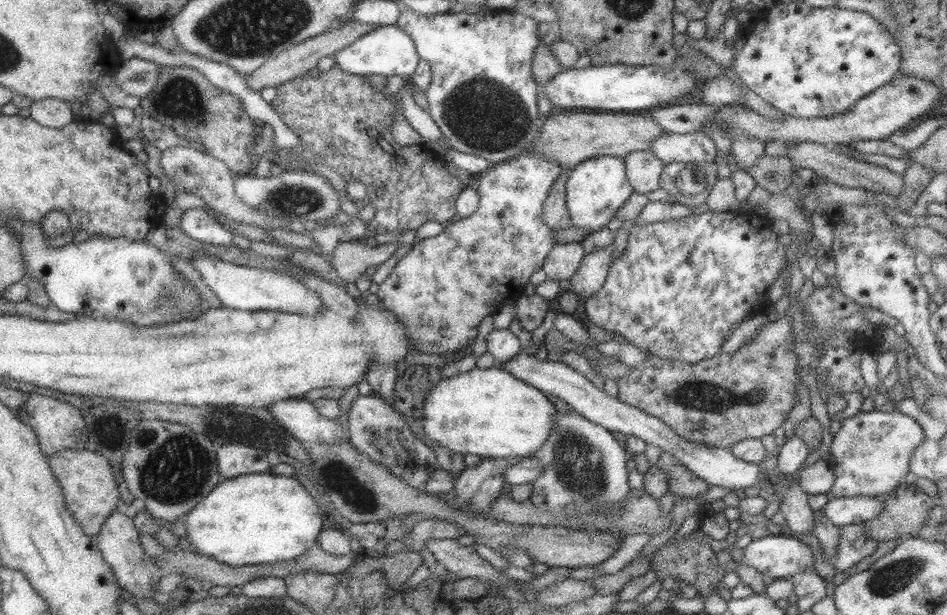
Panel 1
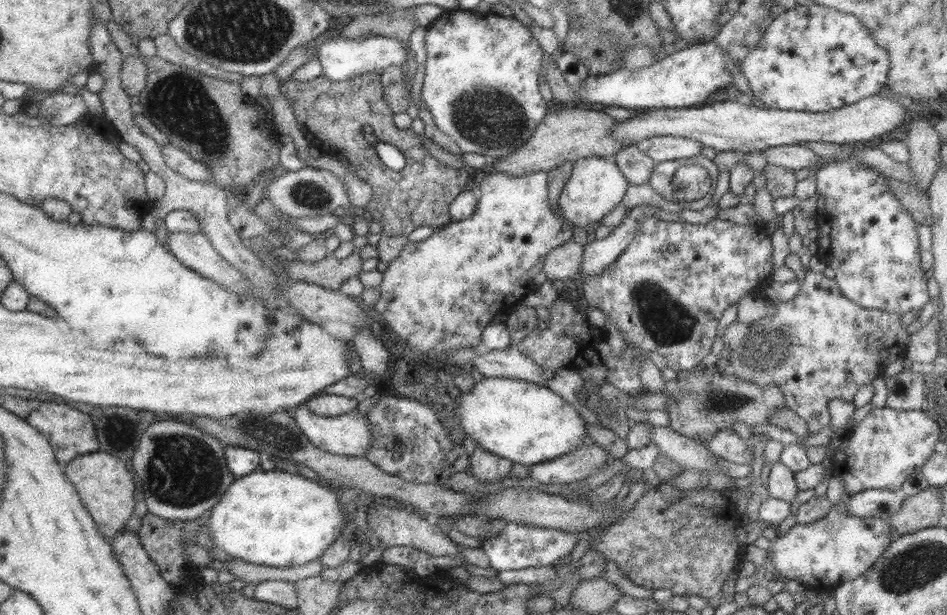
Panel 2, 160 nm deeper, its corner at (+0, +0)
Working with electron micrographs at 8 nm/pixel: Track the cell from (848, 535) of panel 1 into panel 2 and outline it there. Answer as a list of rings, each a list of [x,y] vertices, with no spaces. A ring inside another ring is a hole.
[[[843,494],[823,518],[808,524],[796,523],[784,536],[769,542],[767,551],[771,552],[776,577],[798,581],[805,588],[825,595],[843,582],[859,577],[879,559],[890,544],[889,523],[875,516],[848,514],[845,501],[849,496]]]

